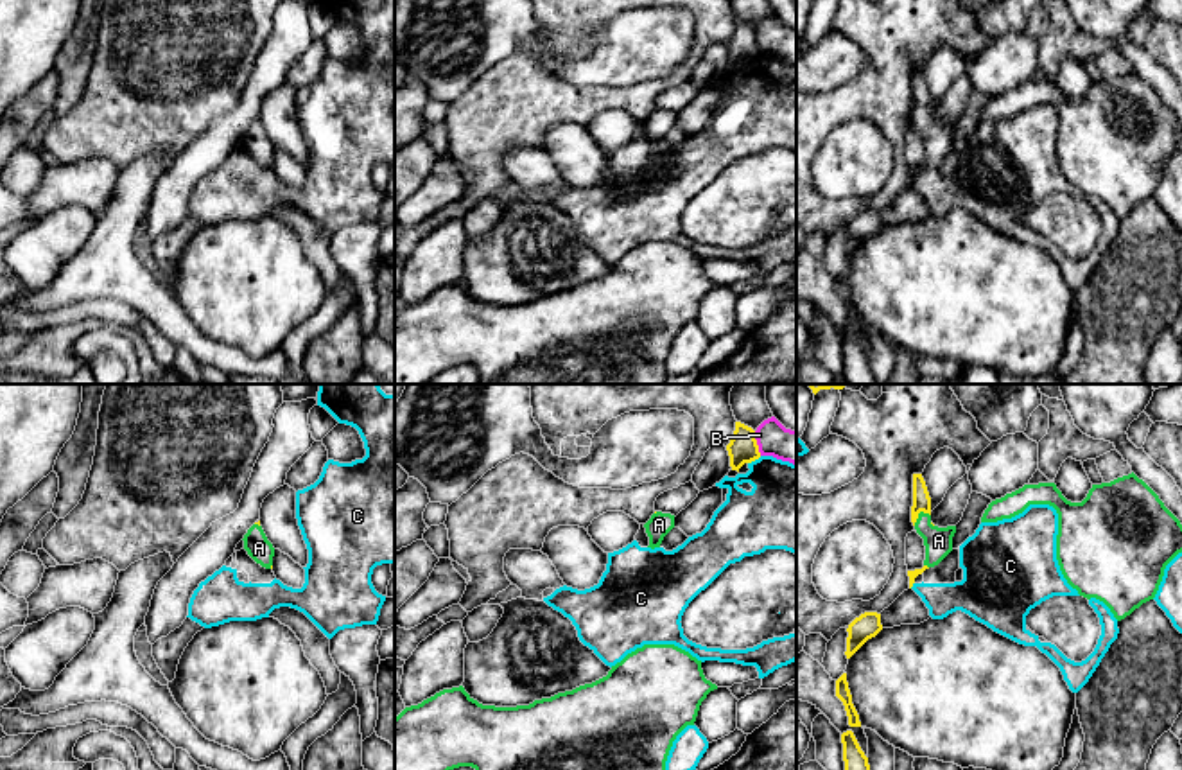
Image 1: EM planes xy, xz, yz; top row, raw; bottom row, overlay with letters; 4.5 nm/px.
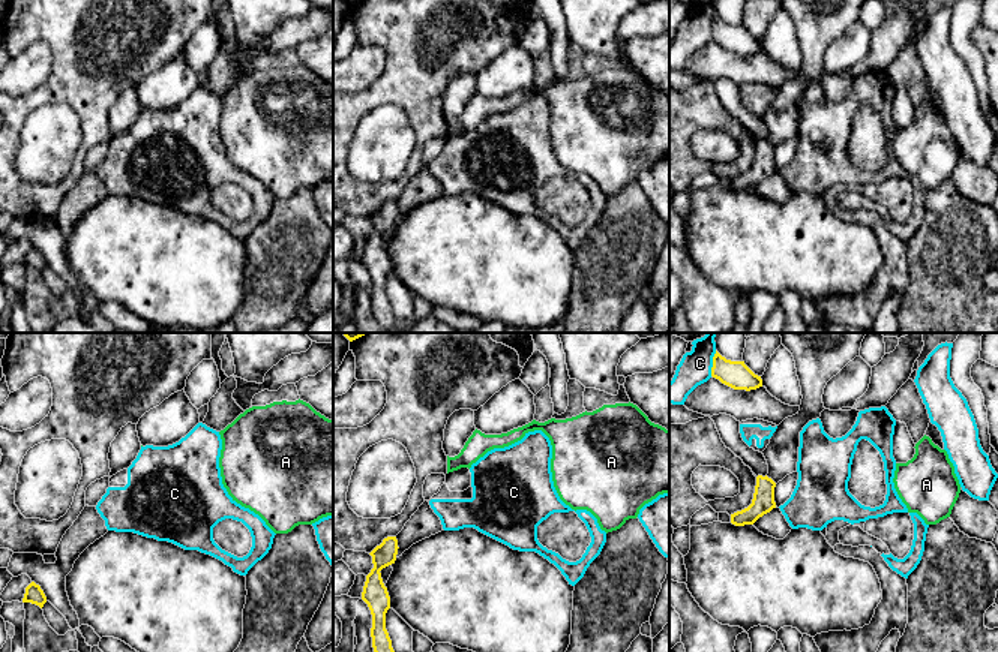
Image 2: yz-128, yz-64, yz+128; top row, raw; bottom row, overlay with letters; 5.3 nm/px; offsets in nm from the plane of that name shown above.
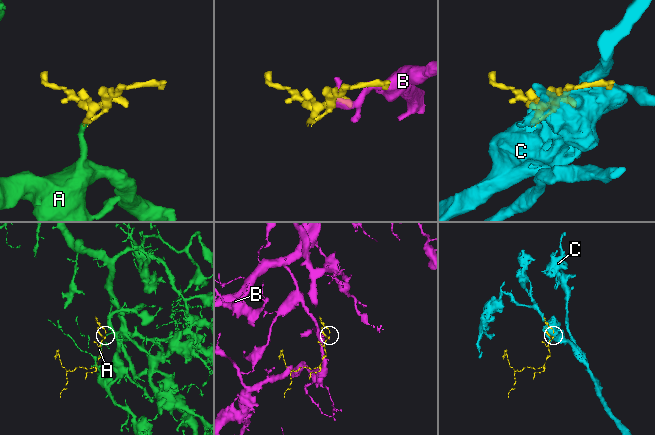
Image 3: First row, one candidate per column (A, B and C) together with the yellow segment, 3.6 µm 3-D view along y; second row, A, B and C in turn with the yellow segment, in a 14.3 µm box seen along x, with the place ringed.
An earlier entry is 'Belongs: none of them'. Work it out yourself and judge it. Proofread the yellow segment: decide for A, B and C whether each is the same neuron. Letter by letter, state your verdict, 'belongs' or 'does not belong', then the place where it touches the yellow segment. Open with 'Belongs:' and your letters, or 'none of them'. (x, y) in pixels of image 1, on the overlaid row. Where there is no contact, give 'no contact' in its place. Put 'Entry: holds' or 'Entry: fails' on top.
Entry: fails
Belongs: A
A: belongs | yz (919, 512)
B: does not belong | xz (756, 444)
C: does not belong | xz (754, 460)

